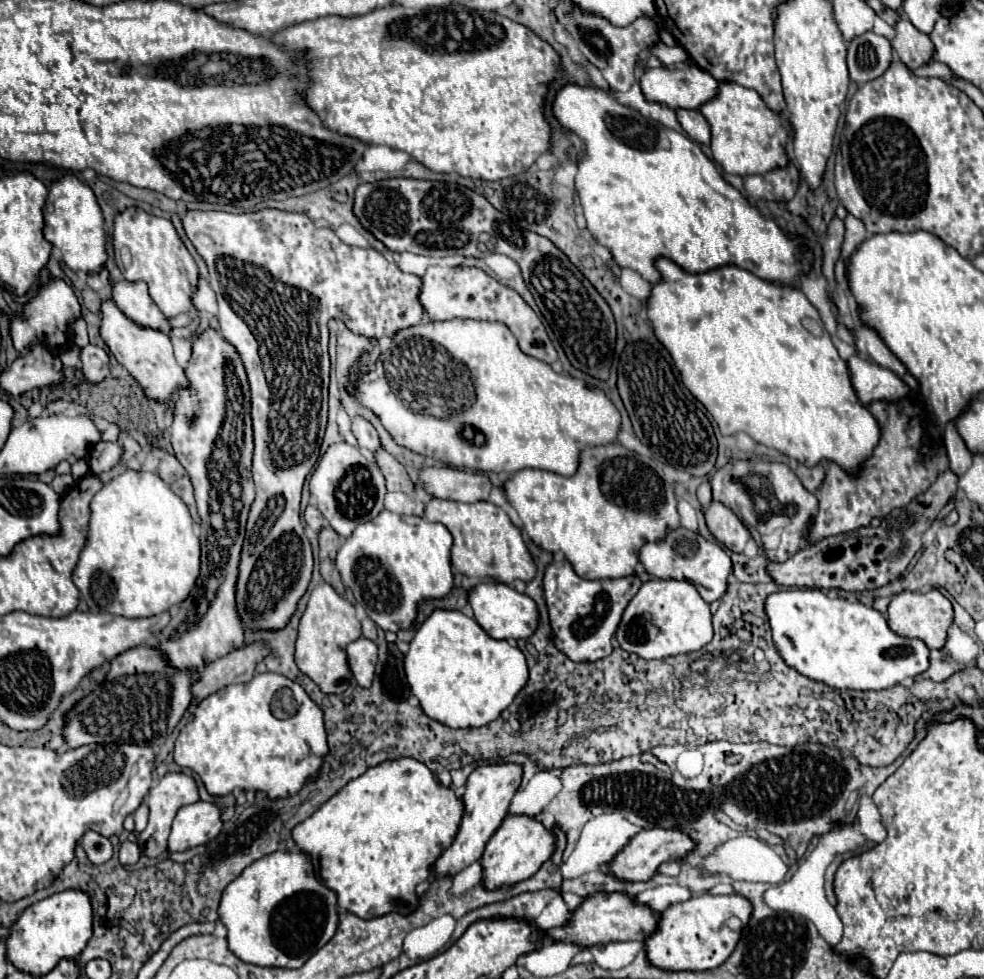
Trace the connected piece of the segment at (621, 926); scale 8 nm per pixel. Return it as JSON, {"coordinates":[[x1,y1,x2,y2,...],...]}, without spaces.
{"coordinates":[[595,893,583,901,583,905,575,911,575,917,563,929,551,929,551,937,557,941,569,941,585,947,605,945,611,941,645,941,657,931,659,913,651,907,637,903,633,897,625,893]]}

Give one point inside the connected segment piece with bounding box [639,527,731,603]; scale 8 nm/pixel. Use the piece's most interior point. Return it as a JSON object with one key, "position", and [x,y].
{"position":[683,554]}

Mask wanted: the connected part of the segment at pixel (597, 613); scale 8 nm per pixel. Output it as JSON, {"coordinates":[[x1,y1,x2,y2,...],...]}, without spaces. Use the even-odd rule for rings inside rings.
{"coordinates":[[553,561,547,565,543,575,545,603,551,623,551,639,555,647,565,653,571,661,599,661,613,651,613,639,621,621,621,615,633,595,639,591,641,581,637,575,621,579,583,579,579,577,569,561]]}

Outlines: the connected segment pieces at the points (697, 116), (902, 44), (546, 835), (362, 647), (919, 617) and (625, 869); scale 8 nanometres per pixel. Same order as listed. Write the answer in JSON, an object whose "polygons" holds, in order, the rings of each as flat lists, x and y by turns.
{"polygons":[[[677,109,677,119,683,131,697,143,709,143,709,125,707,119,697,109]],[[901,17,893,29,895,29,895,37,891,39,891,47,909,69,917,69,919,65,931,61,929,35,917,31,911,25,911,21,907,21,905,17]],[[507,815,495,835,489,839,485,853,481,857,483,863,483,881,487,881,487,889,497,889,499,885,513,885,515,881,523,881,539,871,539,867,553,855,555,851,555,835,541,821,529,815]],[[359,637,347,645,347,659,357,683,361,687,369,687,377,663,377,645,367,637]],[[937,589,927,593,919,591,901,591,897,593,887,609,887,623,889,629,901,637,917,637,931,649,941,649,947,639,947,629,953,621,953,607,947,597,943,597]],[[661,827,641,829,629,841,627,849,623,849,623,853,619,853,619,857,615,857,615,861,611,861,611,873,623,881,651,881,663,863,683,859,693,849,695,849,695,841,691,839,689,833,685,833,681,829,661,829]]]}

